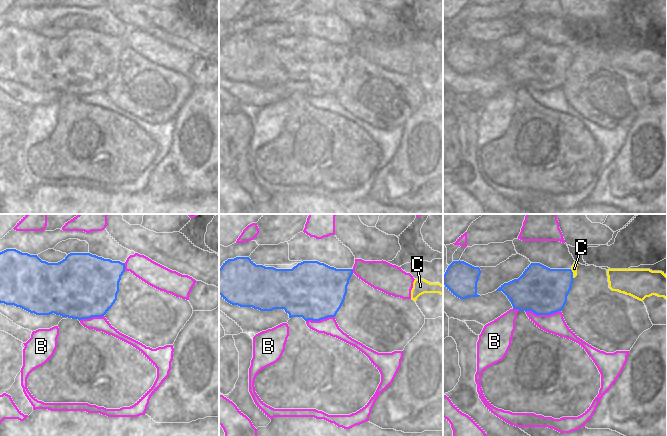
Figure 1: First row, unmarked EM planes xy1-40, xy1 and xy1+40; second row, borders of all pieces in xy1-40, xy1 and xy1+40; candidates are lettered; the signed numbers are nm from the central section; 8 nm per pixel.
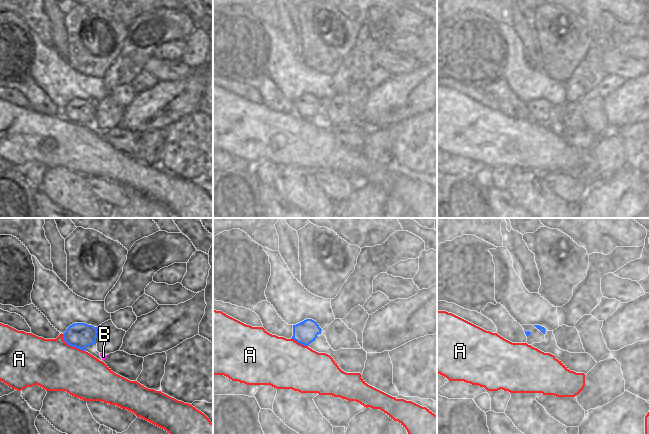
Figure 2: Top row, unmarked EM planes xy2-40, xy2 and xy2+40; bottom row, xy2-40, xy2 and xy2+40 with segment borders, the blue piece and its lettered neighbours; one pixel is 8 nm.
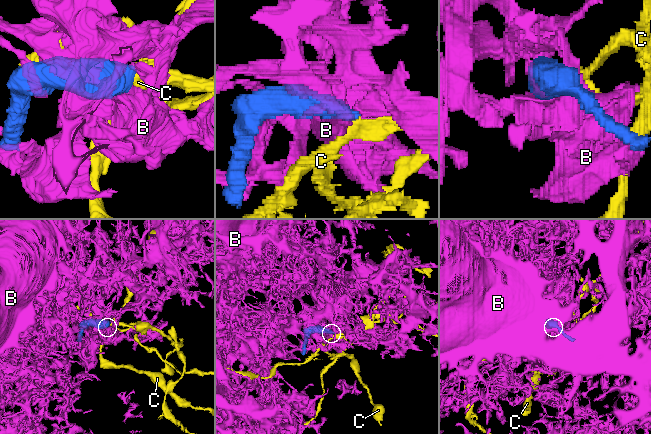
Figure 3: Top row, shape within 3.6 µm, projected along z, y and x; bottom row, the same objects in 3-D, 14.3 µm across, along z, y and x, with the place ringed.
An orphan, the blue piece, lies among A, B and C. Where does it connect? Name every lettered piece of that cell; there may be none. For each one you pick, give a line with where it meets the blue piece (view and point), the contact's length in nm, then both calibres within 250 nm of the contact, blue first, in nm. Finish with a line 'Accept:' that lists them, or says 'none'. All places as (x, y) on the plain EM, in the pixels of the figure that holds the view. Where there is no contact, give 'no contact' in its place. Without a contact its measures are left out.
Accept: none

